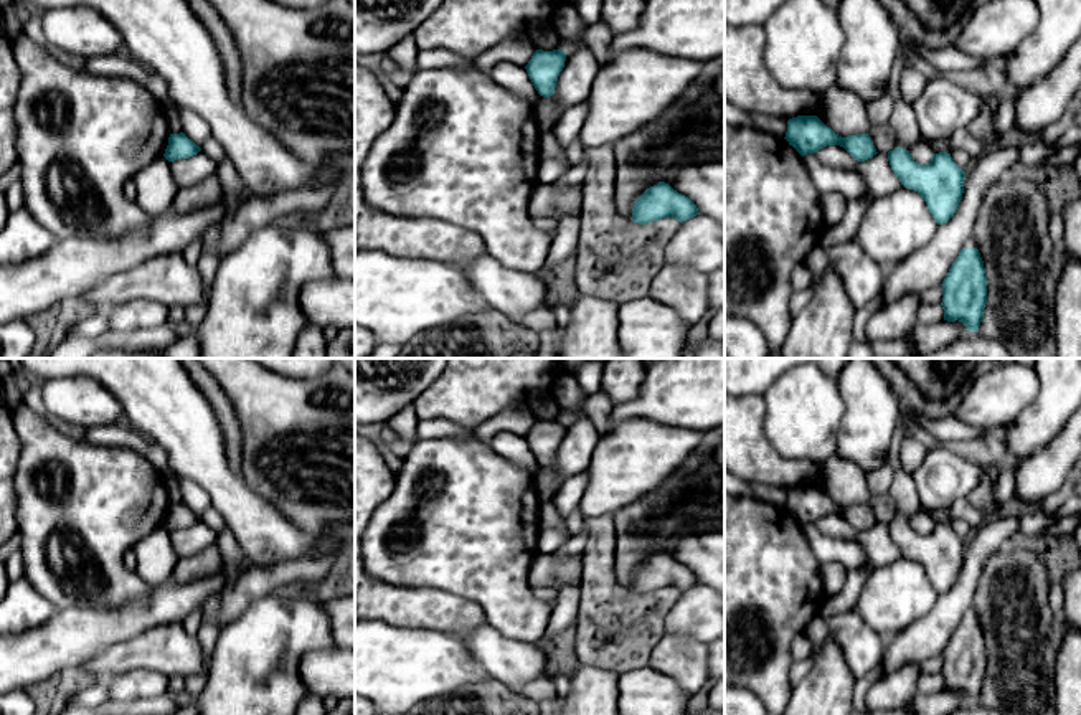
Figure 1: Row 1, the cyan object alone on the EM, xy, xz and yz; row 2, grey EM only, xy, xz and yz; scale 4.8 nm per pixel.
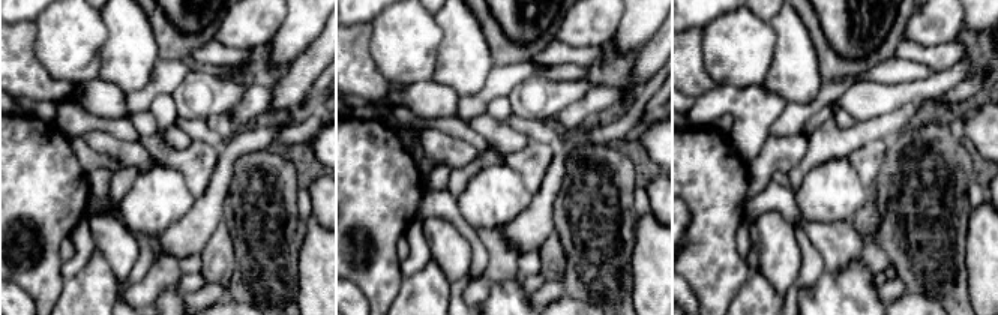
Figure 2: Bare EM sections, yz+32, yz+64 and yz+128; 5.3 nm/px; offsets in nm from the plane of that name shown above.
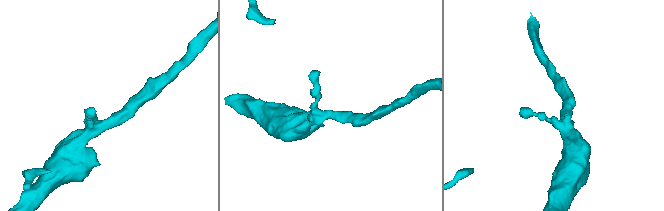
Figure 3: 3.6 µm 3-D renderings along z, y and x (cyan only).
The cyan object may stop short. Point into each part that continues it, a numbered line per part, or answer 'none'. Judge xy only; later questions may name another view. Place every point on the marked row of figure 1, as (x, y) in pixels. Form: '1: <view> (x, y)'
none

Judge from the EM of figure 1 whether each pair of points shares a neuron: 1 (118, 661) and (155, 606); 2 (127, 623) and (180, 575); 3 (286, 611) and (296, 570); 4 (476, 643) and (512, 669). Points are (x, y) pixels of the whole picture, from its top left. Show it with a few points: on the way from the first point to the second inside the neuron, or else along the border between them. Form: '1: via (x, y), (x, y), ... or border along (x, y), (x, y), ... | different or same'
1: border along (174, 625), (152, 626), (101, 653) | different
2: border along (212, 572), (188, 582), (174, 582), (170, 578) | different
3: border along (291, 590), (274, 590), (253, 601) | different
4: via (484, 643), (504, 661) | same

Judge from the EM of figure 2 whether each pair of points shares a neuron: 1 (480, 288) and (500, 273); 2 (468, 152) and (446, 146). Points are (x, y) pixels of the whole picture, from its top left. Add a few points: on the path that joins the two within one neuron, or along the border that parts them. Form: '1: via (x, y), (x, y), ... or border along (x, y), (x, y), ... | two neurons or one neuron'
1: via (485, 284), (495, 273) | one neuron
2: via (462, 152), (452, 152) | one neuron

